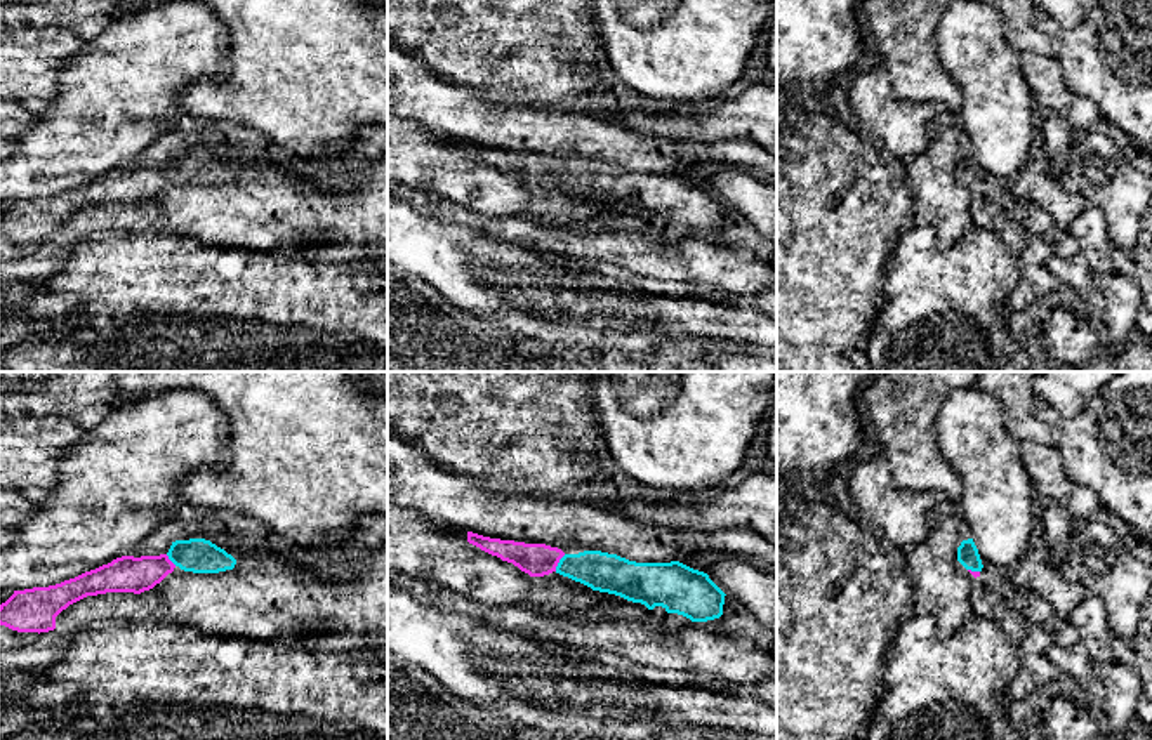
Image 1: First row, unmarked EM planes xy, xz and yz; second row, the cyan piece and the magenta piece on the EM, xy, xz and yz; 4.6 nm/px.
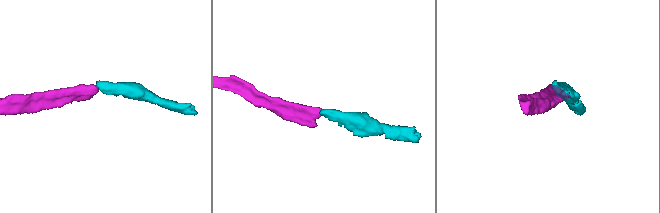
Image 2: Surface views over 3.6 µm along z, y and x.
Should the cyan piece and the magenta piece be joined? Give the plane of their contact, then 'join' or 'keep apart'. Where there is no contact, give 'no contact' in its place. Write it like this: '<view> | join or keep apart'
xz | join

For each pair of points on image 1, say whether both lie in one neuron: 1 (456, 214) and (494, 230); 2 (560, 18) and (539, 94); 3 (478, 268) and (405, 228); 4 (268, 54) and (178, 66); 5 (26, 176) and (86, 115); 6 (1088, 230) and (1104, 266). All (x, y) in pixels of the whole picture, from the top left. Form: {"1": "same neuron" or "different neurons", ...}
{"1": "same neuron", "2": "same neuron", "3": "same neuron", "4": "different neurons", "5": "same neuron", "6": "same neuron"}

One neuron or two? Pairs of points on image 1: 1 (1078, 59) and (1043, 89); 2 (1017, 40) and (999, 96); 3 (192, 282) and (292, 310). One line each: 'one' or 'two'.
1: two
2: two
3: one

